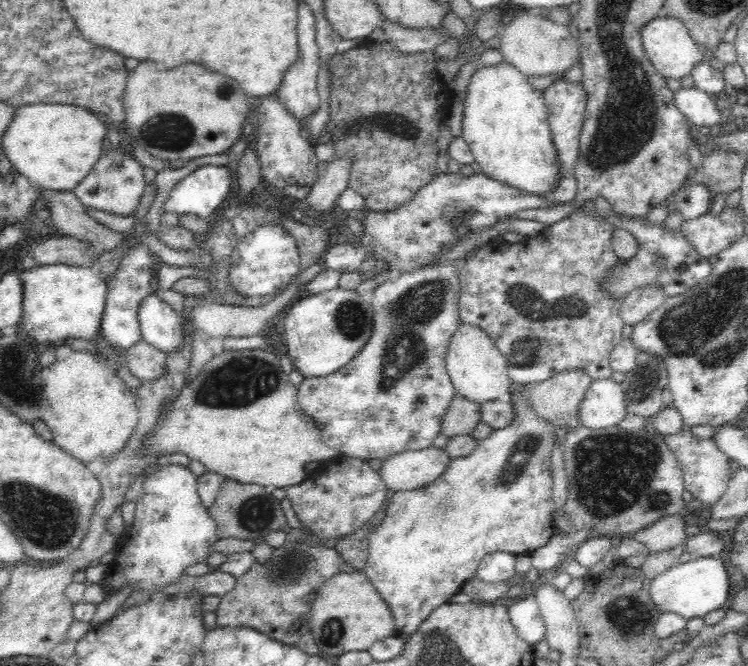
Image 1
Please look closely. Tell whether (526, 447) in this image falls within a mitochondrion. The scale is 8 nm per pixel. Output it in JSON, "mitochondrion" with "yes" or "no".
{"mitochondrion":"yes"}

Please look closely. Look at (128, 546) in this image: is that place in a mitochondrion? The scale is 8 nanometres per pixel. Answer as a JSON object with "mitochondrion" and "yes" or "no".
{"mitochondrion":"no"}

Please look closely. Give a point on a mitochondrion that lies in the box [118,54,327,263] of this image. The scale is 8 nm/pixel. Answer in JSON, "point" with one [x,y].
{"point":[173,132]}

